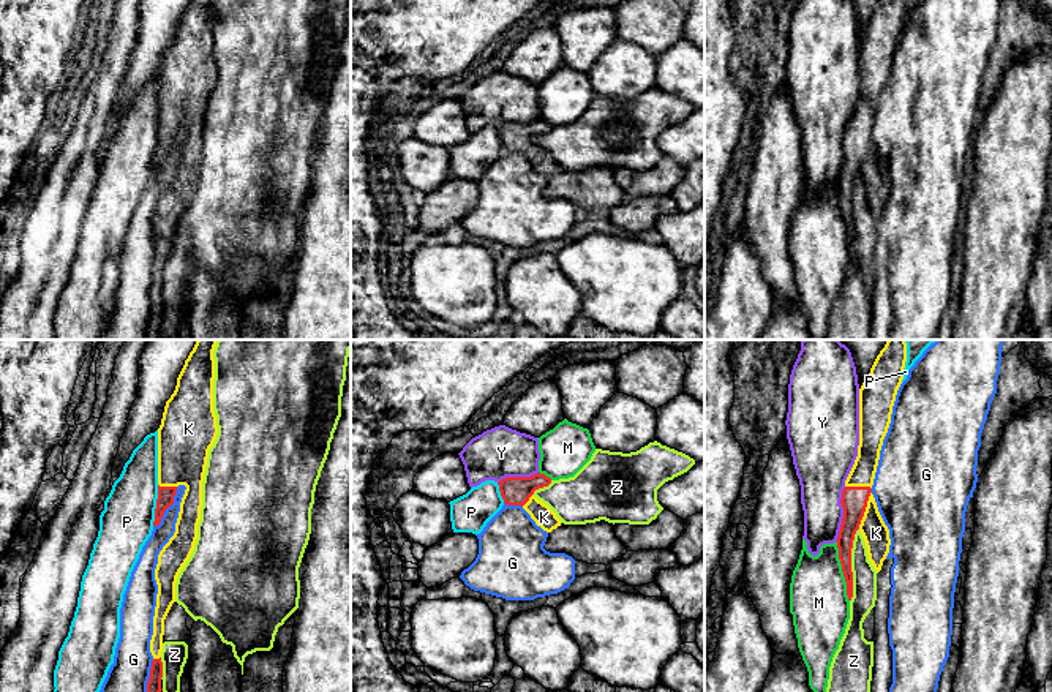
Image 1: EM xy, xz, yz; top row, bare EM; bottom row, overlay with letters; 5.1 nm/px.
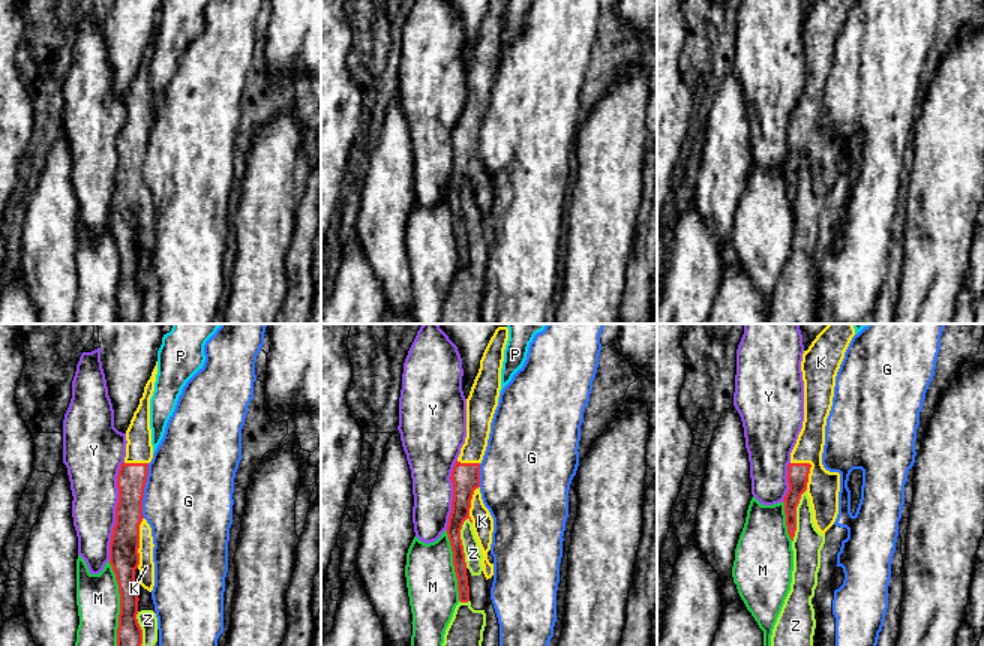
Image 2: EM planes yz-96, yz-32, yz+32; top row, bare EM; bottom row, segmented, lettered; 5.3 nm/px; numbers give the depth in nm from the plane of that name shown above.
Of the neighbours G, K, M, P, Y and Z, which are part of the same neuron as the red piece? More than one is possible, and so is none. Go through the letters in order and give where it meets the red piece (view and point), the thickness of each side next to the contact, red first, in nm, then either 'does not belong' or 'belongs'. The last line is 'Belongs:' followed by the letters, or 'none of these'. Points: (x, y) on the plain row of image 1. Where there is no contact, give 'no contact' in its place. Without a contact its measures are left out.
G: xy (168, 152) | 80/100 nm | does not belong
K: yz (864, 157) | 130/140 nm | belongs
M: yz (842, 217) | 100/300 nm | does not belong
P: xy (157, 152) | 80/280 nm | does not belong
Y: yz (844, 160) | 130/260 nm | does not belong
Z: yz (850, 210) | 100/130 nm | does not belong
Belongs: K

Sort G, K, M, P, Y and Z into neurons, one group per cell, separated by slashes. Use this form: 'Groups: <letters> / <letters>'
Groups: G / K / M / P / Y / Z

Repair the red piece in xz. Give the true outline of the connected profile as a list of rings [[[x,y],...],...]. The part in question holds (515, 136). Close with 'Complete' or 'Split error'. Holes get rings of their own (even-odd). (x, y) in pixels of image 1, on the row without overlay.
[[[540,118],[531,123],[505,123],[498,128],[504,150],[521,152],[535,171],[547,179],[561,172],[561,166],[547,150],[534,142],[534,137],[550,130],[551,125]]]. Split error

